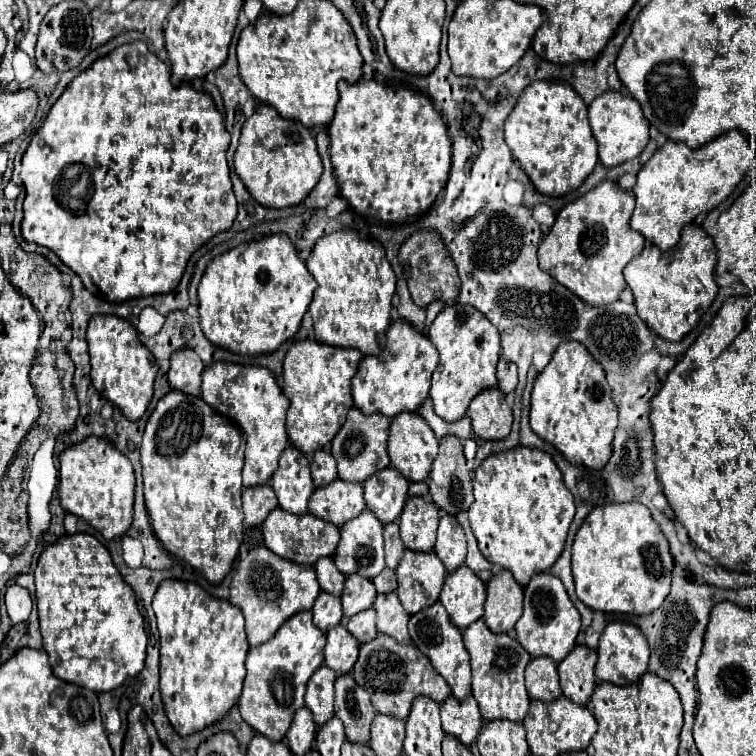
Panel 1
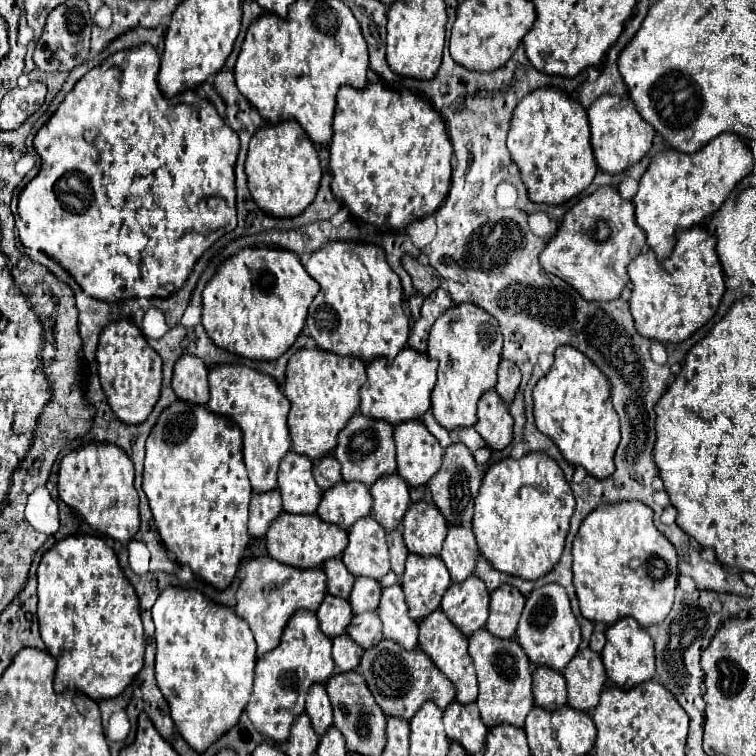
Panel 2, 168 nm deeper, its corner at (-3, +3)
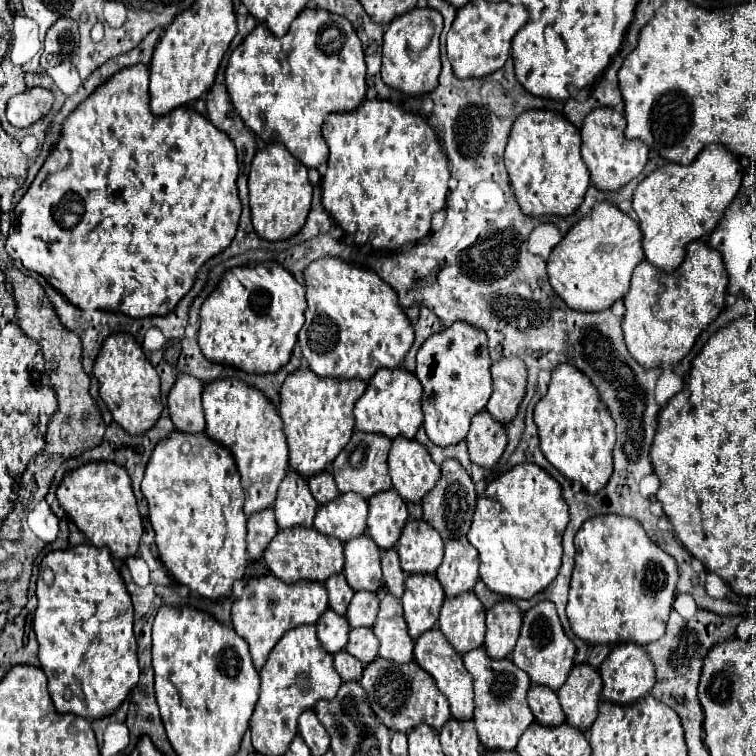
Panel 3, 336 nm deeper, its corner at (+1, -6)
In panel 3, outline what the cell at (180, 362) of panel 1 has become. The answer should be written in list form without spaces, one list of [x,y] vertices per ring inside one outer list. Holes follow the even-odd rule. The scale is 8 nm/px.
[[[179,374],[173,390],[169,392],[169,414],[181,432],[205,432],[205,418],[201,406],[203,384],[191,374]]]

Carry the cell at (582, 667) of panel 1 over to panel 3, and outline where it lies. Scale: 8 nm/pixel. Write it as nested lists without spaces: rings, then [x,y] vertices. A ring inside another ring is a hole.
[[[577,664],[569,672],[567,682],[557,690],[567,724],[579,730],[589,730],[597,718],[597,704],[601,700],[601,676],[589,664]]]

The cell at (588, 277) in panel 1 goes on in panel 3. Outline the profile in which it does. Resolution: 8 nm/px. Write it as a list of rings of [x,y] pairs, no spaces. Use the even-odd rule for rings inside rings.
[[[603,200],[597,202],[551,250],[547,274],[553,290],[569,308],[579,312],[601,312],[627,294],[631,272],[641,260],[643,248],[637,222],[611,202]]]

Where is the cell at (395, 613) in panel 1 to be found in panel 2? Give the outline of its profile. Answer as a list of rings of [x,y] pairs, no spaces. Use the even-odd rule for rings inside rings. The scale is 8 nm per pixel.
[[[399,583],[383,589],[379,617],[383,621],[383,637],[399,643],[403,649],[411,651],[417,647],[417,623],[409,617],[405,595]]]

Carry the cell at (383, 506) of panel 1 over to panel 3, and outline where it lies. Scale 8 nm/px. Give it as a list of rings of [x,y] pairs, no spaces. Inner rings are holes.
[[[387,490],[369,498],[367,532],[379,548],[393,548],[405,522],[407,504],[395,490]]]

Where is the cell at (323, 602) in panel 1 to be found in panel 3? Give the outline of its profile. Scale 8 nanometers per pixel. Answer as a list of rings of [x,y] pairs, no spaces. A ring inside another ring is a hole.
[[[327,608],[321,614],[321,618],[317,620],[315,628],[317,628],[317,638],[319,638],[321,646],[329,654],[335,654],[335,652],[345,648],[347,634],[349,634],[349,622],[347,622],[345,616],[341,616],[341,614]]]

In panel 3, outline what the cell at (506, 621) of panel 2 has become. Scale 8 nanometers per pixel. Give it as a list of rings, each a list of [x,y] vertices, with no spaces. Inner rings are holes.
[[[505,600],[487,610],[485,650],[491,658],[505,658],[513,652],[521,630],[521,610]]]

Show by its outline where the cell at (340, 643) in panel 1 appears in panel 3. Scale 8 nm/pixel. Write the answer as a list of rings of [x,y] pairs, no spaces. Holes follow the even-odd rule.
[[[341,650],[337,654],[333,654],[333,660],[335,660],[335,670],[337,674],[341,676],[343,682],[347,680],[359,680],[361,678],[361,672],[363,672],[363,662],[353,658],[349,652]]]

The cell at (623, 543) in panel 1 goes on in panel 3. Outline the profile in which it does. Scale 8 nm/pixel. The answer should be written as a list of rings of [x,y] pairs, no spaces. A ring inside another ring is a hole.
[[[597,516],[585,522],[575,536],[575,568],[569,590],[567,616],[573,632],[593,644],[619,644],[635,642],[647,646],[665,632],[669,610],[675,598],[677,564],[655,542],[649,540],[643,526],[629,516]]]

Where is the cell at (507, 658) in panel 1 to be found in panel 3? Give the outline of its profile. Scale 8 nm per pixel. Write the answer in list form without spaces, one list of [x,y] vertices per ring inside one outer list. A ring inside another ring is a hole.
[[[485,648],[469,650],[463,656],[465,668],[473,676],[473,688],[475,688],[475,712],[473,722],[479,734],[479,740],[485,748],[491,750],[515,750],[521,734],[525,728],[533,722],[533,714],[527,706],[527,690],[529,690],[529,676],[519,670],[509,658],[493,660],[487,656]]]

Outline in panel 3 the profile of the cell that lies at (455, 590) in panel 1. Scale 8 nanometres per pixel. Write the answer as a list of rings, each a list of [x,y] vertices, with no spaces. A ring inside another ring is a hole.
[[[473,592],[445,598],[439,628],[459,654],[479,648],[485,638],[485,608],[481,600]]]

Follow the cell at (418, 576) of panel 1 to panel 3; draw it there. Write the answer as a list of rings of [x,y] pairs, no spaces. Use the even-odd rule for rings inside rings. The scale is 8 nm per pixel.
[[[411,574],[405,580],[405,594],[401,598],[409,634],[417,640],[423,632],[437,626],[439,608],[445,600],[443,588],[435,574]]]

